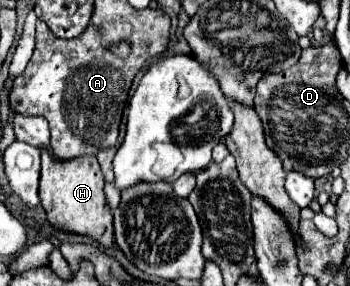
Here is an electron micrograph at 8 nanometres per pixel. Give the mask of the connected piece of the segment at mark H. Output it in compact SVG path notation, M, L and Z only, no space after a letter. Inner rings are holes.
M47 149L41 151L41 181L39 181L39 197L41 205L47 211L47 219L53 227L61 231L71 231L79 235L87 235L99 241L105 247L113 245L113 215L105 203L103 195L103 173L93 155L75 157L75 161L55 159Z

